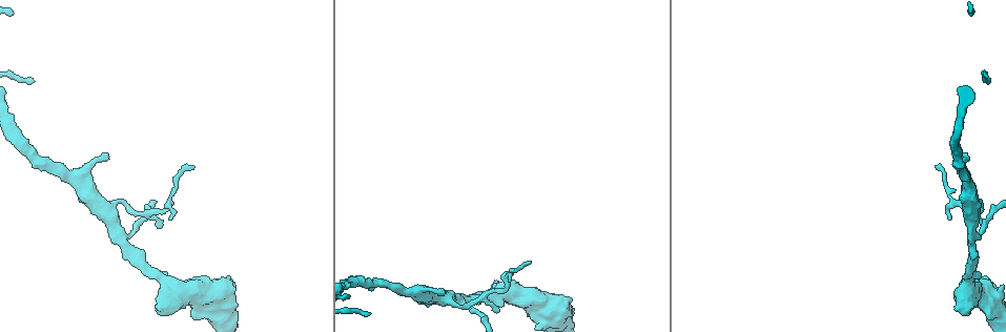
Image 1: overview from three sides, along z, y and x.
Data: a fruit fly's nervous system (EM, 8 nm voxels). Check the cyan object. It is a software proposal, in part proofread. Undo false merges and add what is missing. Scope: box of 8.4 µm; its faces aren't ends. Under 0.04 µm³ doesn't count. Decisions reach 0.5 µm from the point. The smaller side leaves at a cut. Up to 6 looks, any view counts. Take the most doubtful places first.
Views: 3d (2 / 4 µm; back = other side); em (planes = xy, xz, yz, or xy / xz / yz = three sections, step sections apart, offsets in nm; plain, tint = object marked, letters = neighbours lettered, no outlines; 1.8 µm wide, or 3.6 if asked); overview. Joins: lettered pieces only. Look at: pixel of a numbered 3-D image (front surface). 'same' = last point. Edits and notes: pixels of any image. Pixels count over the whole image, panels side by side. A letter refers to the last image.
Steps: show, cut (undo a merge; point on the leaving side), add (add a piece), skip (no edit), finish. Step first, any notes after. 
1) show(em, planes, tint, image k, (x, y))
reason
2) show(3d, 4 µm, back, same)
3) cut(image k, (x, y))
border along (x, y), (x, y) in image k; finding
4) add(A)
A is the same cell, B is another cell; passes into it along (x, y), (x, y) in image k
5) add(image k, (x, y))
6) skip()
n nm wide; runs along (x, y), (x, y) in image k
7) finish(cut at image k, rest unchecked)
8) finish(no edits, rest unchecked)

show(3d, 4 µm, back, image 1, (165, 284))
sudden change in width

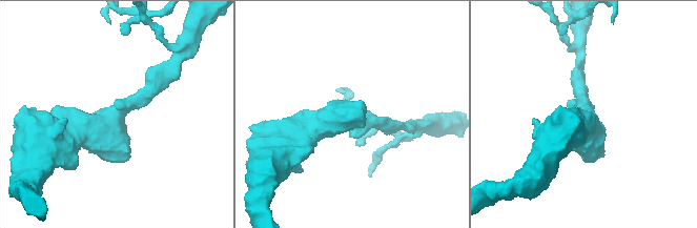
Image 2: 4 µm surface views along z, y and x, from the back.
show(em, 3.6 µm, xy, step 4, letters, image 2, (112, 116))

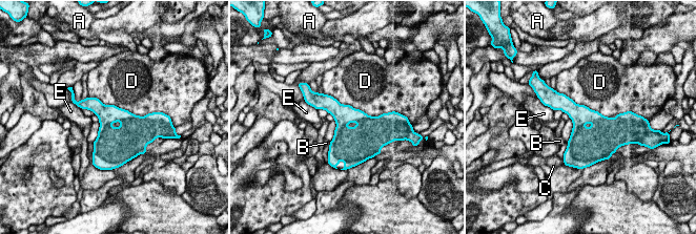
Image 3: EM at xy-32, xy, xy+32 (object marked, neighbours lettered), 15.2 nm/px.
skip()
D touches over 1000 nm; A, B, C, D and E are other cells; border along (323, 92), (370, 115), (383, 113) in image 3; continuous, no second neuron

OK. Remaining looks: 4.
show(3d, 2 µm, image 1, (108, 156))
branch stops here

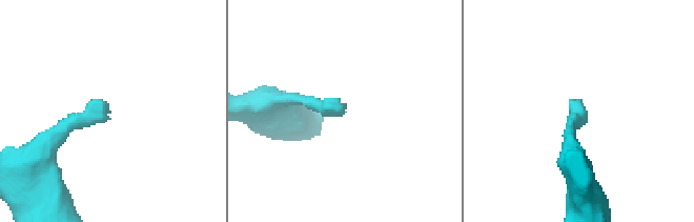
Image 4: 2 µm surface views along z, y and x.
show(em, planes, tint, image 4, (106, 107))
shape alone is not enough

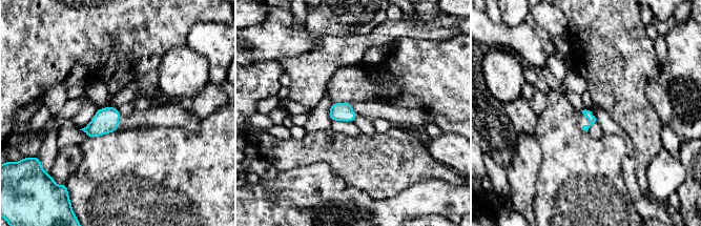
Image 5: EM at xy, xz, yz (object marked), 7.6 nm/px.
show(em, planes, letters, same)

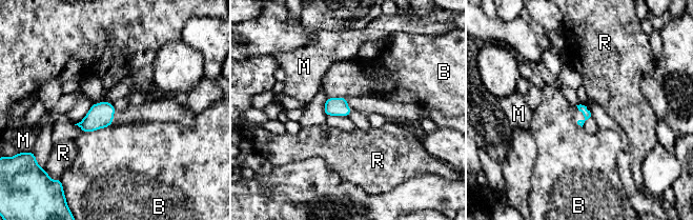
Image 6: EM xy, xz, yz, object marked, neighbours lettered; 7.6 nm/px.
skip()
B, M and R are other cells; border along (107, 126), (84, 133) in image 6; no lettered piece goes on from it

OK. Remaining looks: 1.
finish(no edits, rest unchecked)

